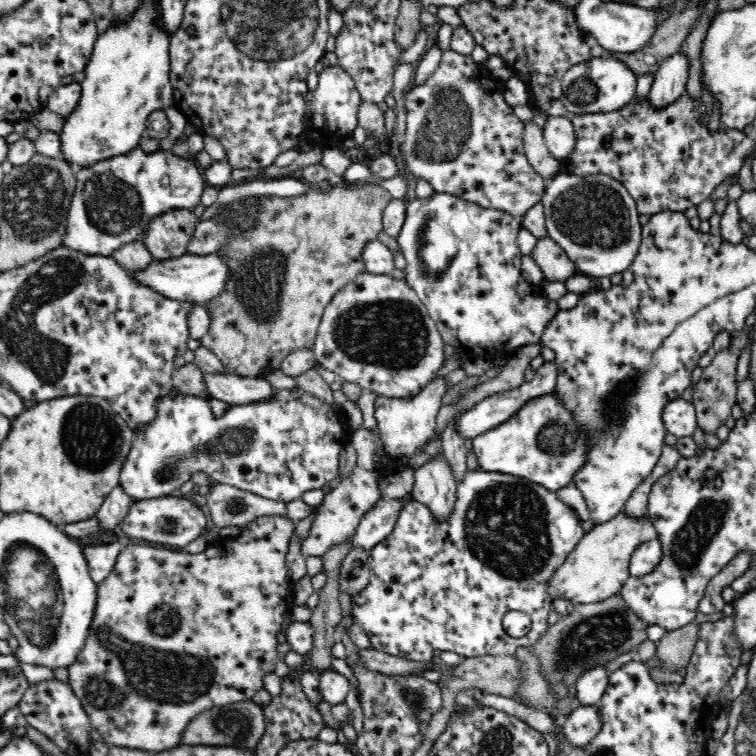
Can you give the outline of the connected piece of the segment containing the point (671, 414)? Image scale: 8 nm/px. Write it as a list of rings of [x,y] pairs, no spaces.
[[[681,398],[664,405],[662,420],[665,430],[677,437],[690,437],[697,425],[697,416],[692,402]]]

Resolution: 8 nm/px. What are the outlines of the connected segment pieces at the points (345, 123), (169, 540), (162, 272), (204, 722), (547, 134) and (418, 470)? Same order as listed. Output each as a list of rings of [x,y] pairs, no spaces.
[[[326,65],[318,73],[318,84],[314,90],[307,90],[303,121],[302,138],[312,147],[340,147],[346,138],[352,137],[352,132],[358,124],[358,109],[362,102],[361,94],[355,87],[352,77],[340,65]]]
[[[165,497],[132,501],[127,515],[119,522],[120,530],[128,538],[140,538],[145,542],[164,546],[186,546],[210,527],[208,513],[194,503],[190,497]]]
[[[215,253],[206,256],[184,254],[176,258],[152,259],[144,268],[126,271],[137,284],[164,298],[177,302],[206,304],[224,288],[228,278],[226,263],[223,256]]]
[[[252,699],[233,702],[226,706],[214,706],[196,714],[180,736],[180,744],[212,744],[216,746],[248,747],[255,750],[256,743],[266,730],[262,708]]]
[[[547,115],[543,126],[543,137],[552,156],[563,163],[566,155],[575,145],[575,132],[571,116]]]
[[[440,450],[436,456],[415,468],[408,495],[428,506],[436,517],[445,517],[455,501],[456,483],[454,467]]]

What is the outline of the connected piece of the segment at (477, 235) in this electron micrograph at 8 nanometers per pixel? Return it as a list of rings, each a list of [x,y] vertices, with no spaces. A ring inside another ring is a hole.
[[[434,192],[428,198],[412,198],[405,204],[406,218],[395,238],[406,260],[403,281],[417,292],[422,305],[436,323],[444,344],[453,346],[461,357],[480,357],[494,362],[509,356],[519,347],[542,341],[544,330],[561,309],[557,301],[537,294],[538,288],[532,283],[525,284],[521,269],[523,256],[517,244],[520,218],[448,193]]]

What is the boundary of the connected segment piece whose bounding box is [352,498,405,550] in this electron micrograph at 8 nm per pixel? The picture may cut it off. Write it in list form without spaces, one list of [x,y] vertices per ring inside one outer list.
[[[378,499],[370,509],[362,513],[360,522],[353,534],[352,546],[358,545],[366,550],[382,542],[386,538],[397,521],[400,509],[405,505],[400,499]]]

